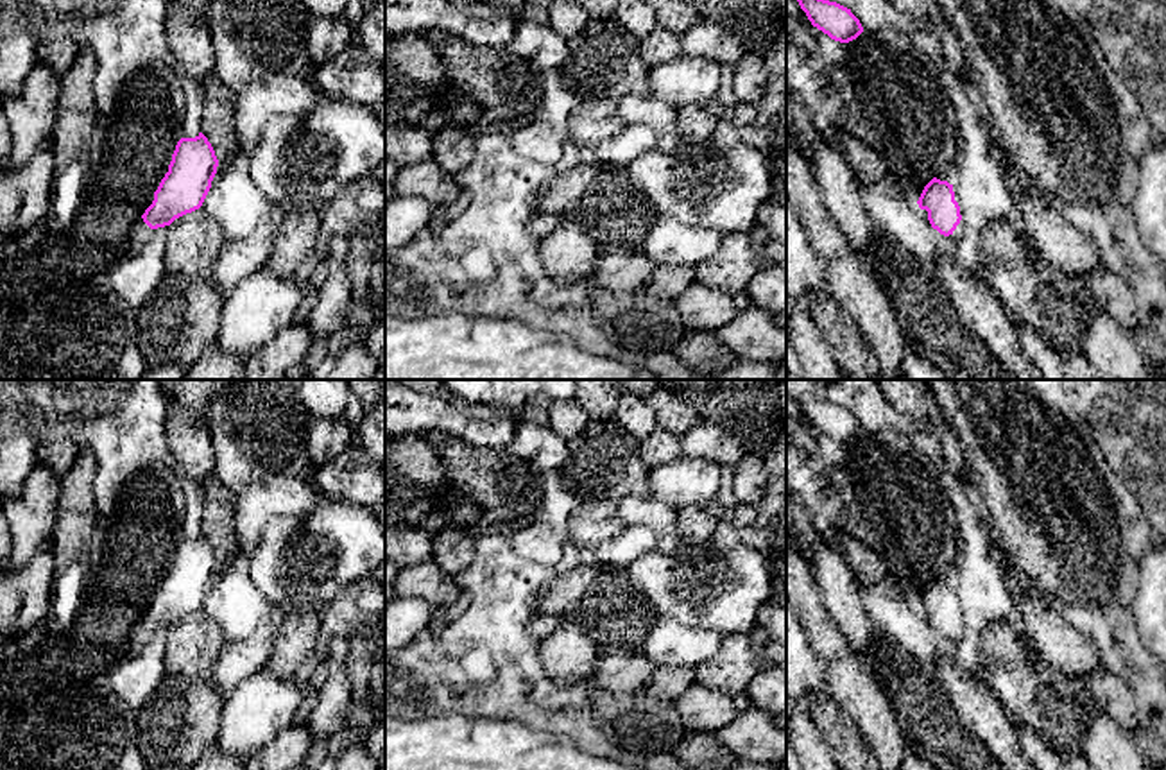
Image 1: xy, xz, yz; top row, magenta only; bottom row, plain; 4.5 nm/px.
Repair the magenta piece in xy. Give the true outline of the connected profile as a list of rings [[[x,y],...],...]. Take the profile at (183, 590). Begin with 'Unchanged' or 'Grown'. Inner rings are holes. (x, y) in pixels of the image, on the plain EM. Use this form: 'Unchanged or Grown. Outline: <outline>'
Grown. Outline: [[[202,534],[195,539],[181,539],[149,609],[127,630],[122,661],[134,659],[158,629],[168,630],[176,620],[199,611],[211,589],[217,568],[215,552]]]

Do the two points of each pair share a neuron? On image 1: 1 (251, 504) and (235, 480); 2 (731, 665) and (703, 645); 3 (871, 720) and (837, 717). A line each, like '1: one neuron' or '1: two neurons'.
1: two neurons
2: two neurons
3: two neurons

